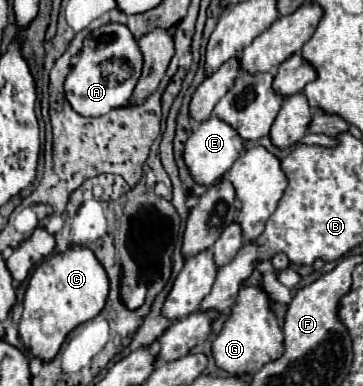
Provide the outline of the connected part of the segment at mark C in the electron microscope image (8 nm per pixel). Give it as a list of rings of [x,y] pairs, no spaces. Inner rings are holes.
[[[74,244],[66,252],[56,252],[42,260],[30,276],[18,328],[22,342],[30,348],[30,354],[42,360],[52,360],[70,330],[100,314],[108,298],[108,288],[108,274],[88,246]]]

